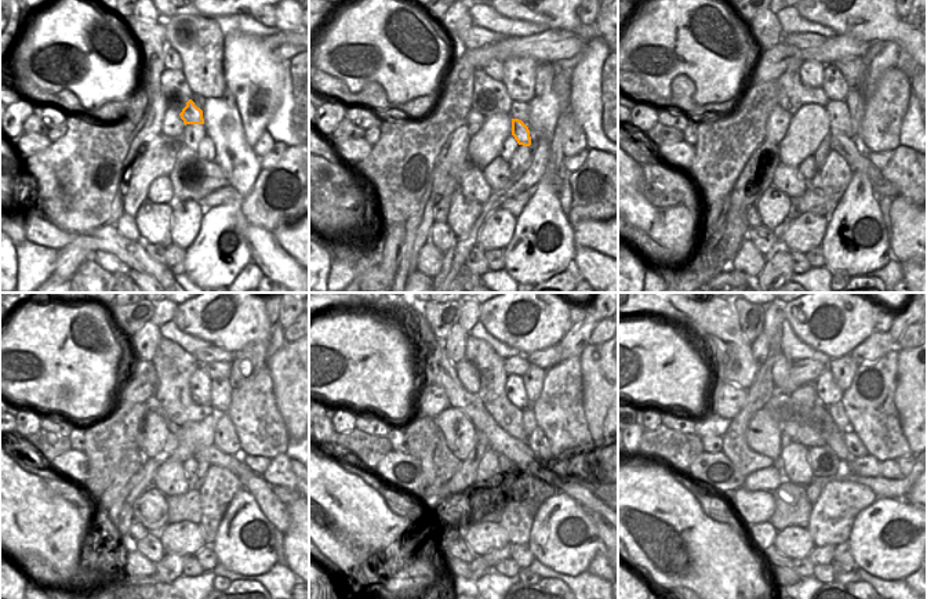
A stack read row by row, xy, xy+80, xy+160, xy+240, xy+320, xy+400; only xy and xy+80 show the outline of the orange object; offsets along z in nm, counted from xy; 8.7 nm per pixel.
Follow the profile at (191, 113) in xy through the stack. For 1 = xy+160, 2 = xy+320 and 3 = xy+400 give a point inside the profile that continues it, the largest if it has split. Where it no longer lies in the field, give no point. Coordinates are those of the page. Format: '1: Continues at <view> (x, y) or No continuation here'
1: Continues at xy+160 (847, 148)
2: Continues at xy+320 (585, 503)
3: No continuation here.

